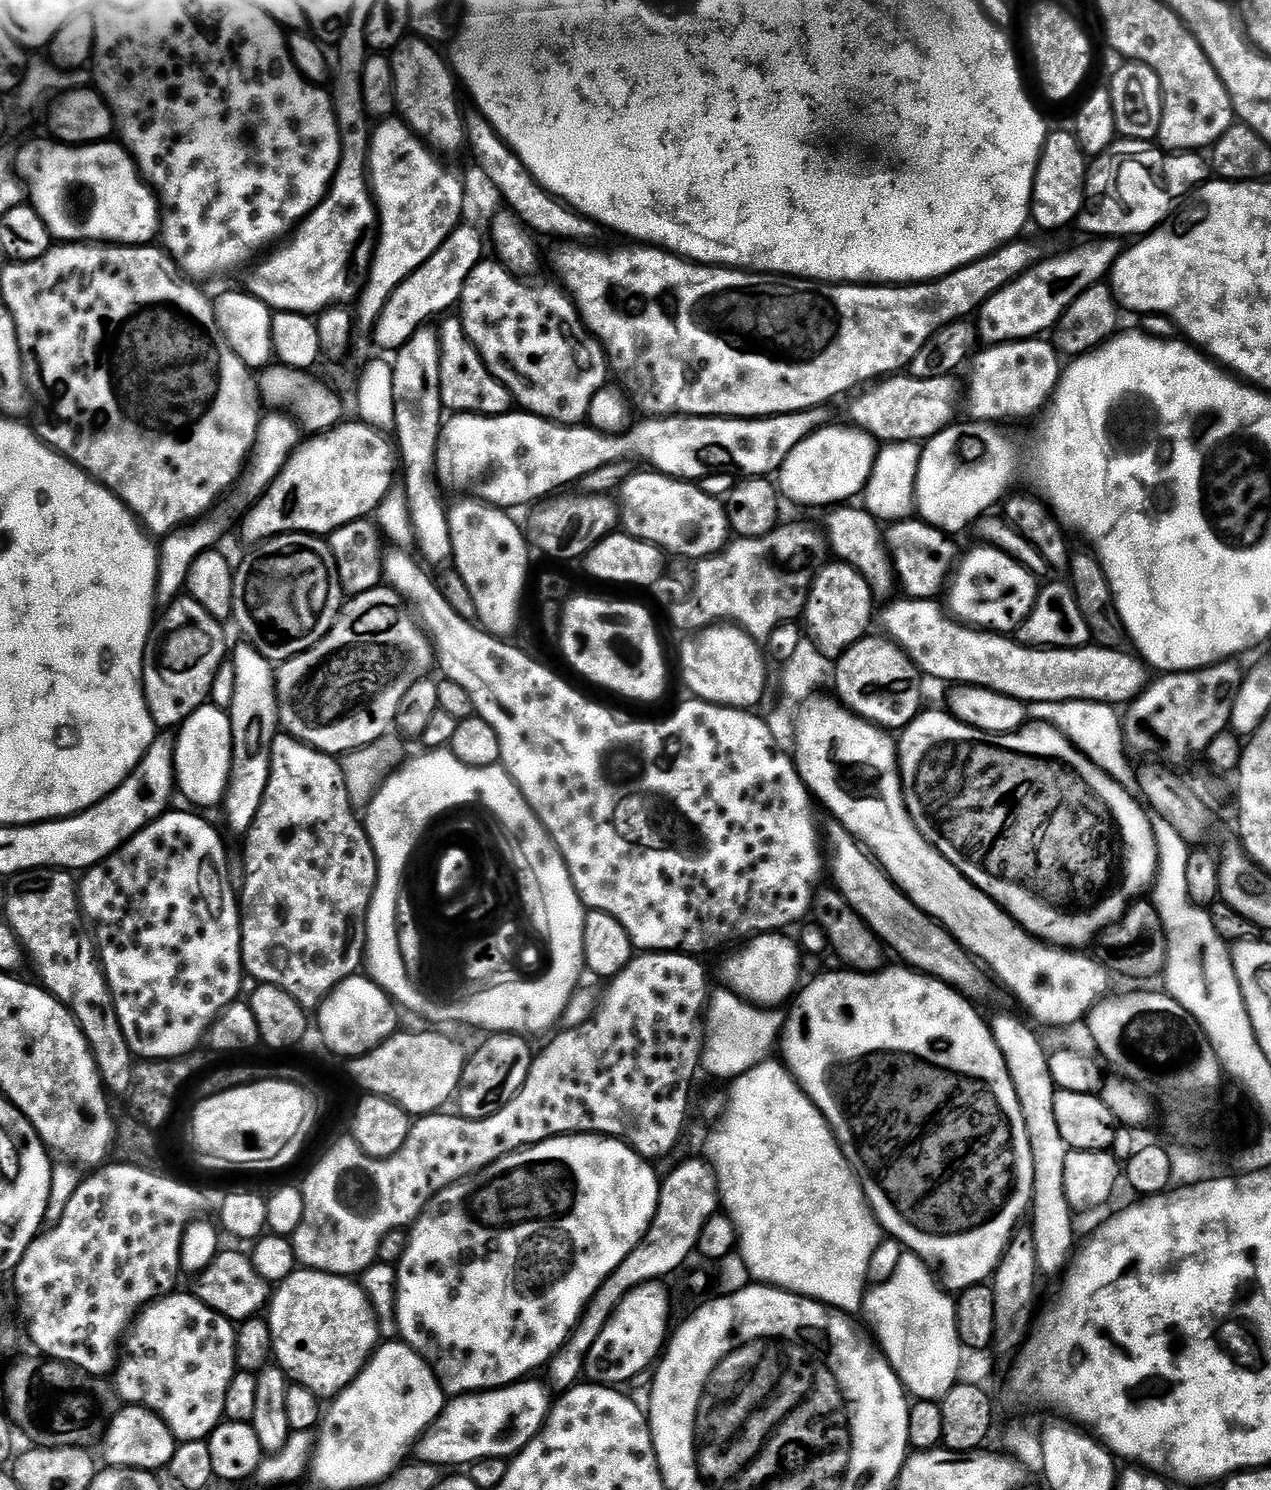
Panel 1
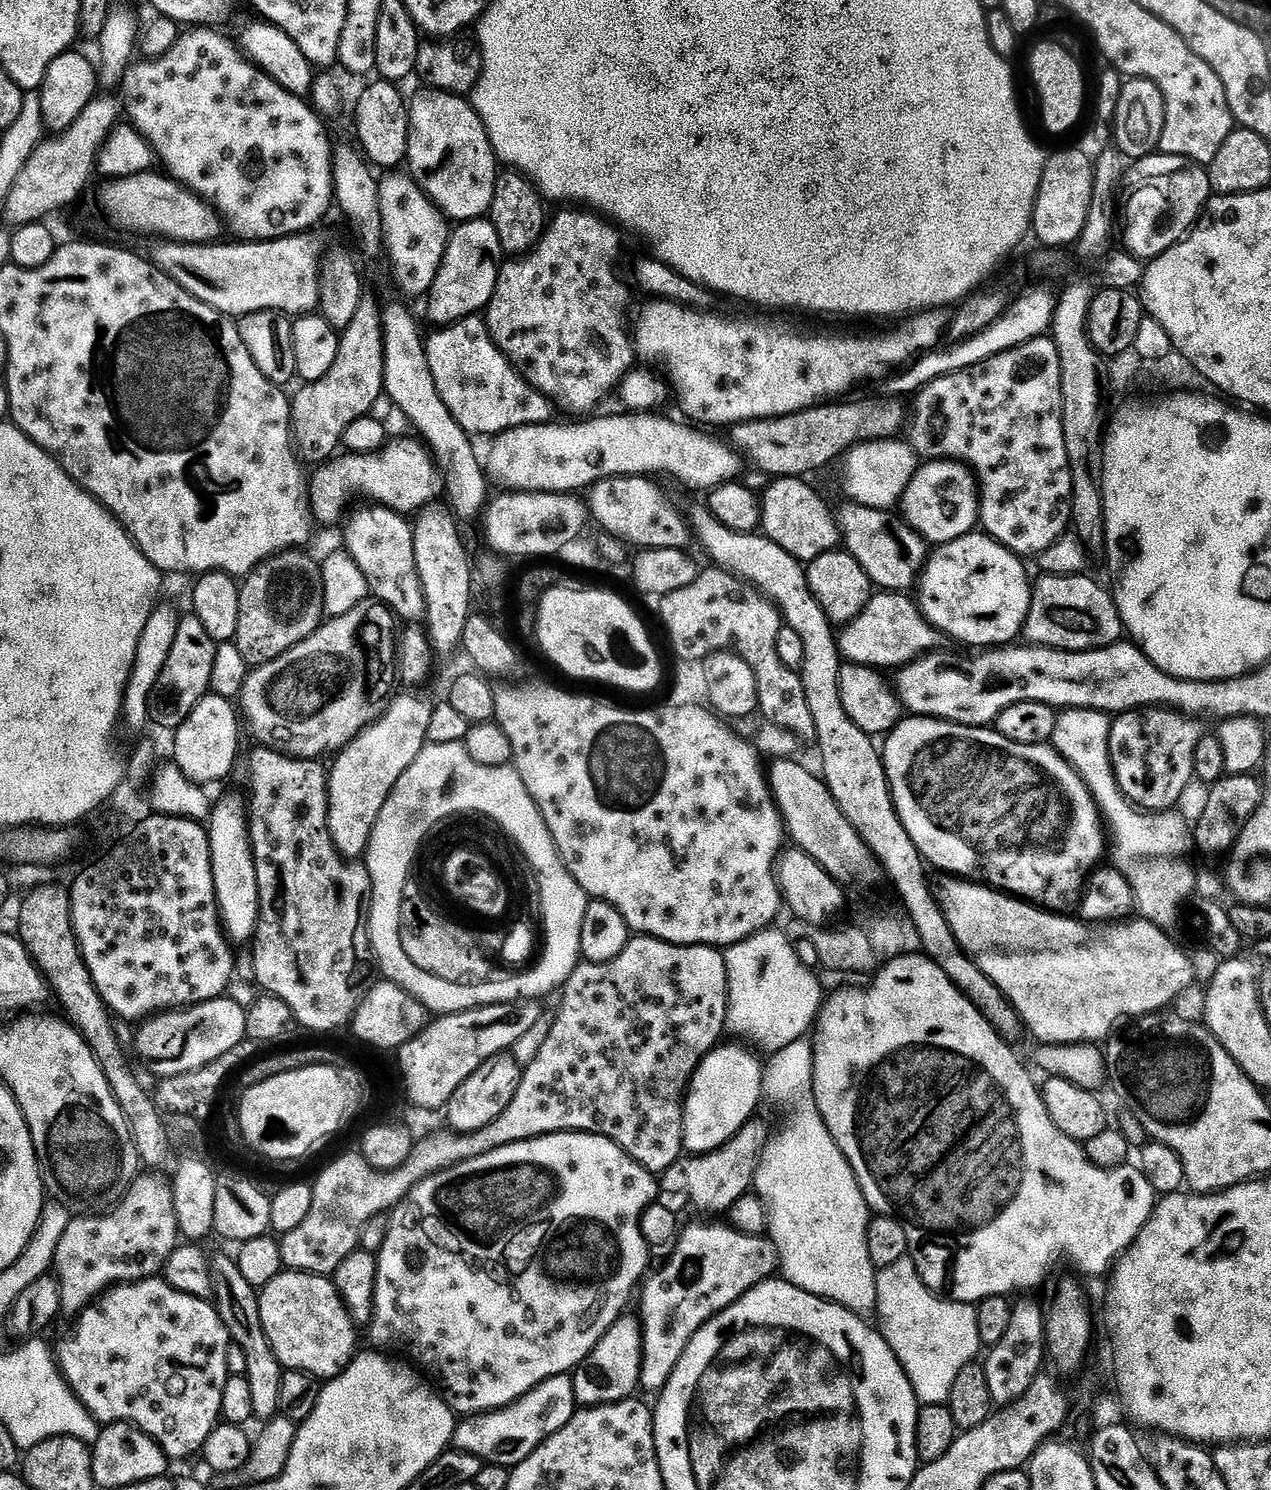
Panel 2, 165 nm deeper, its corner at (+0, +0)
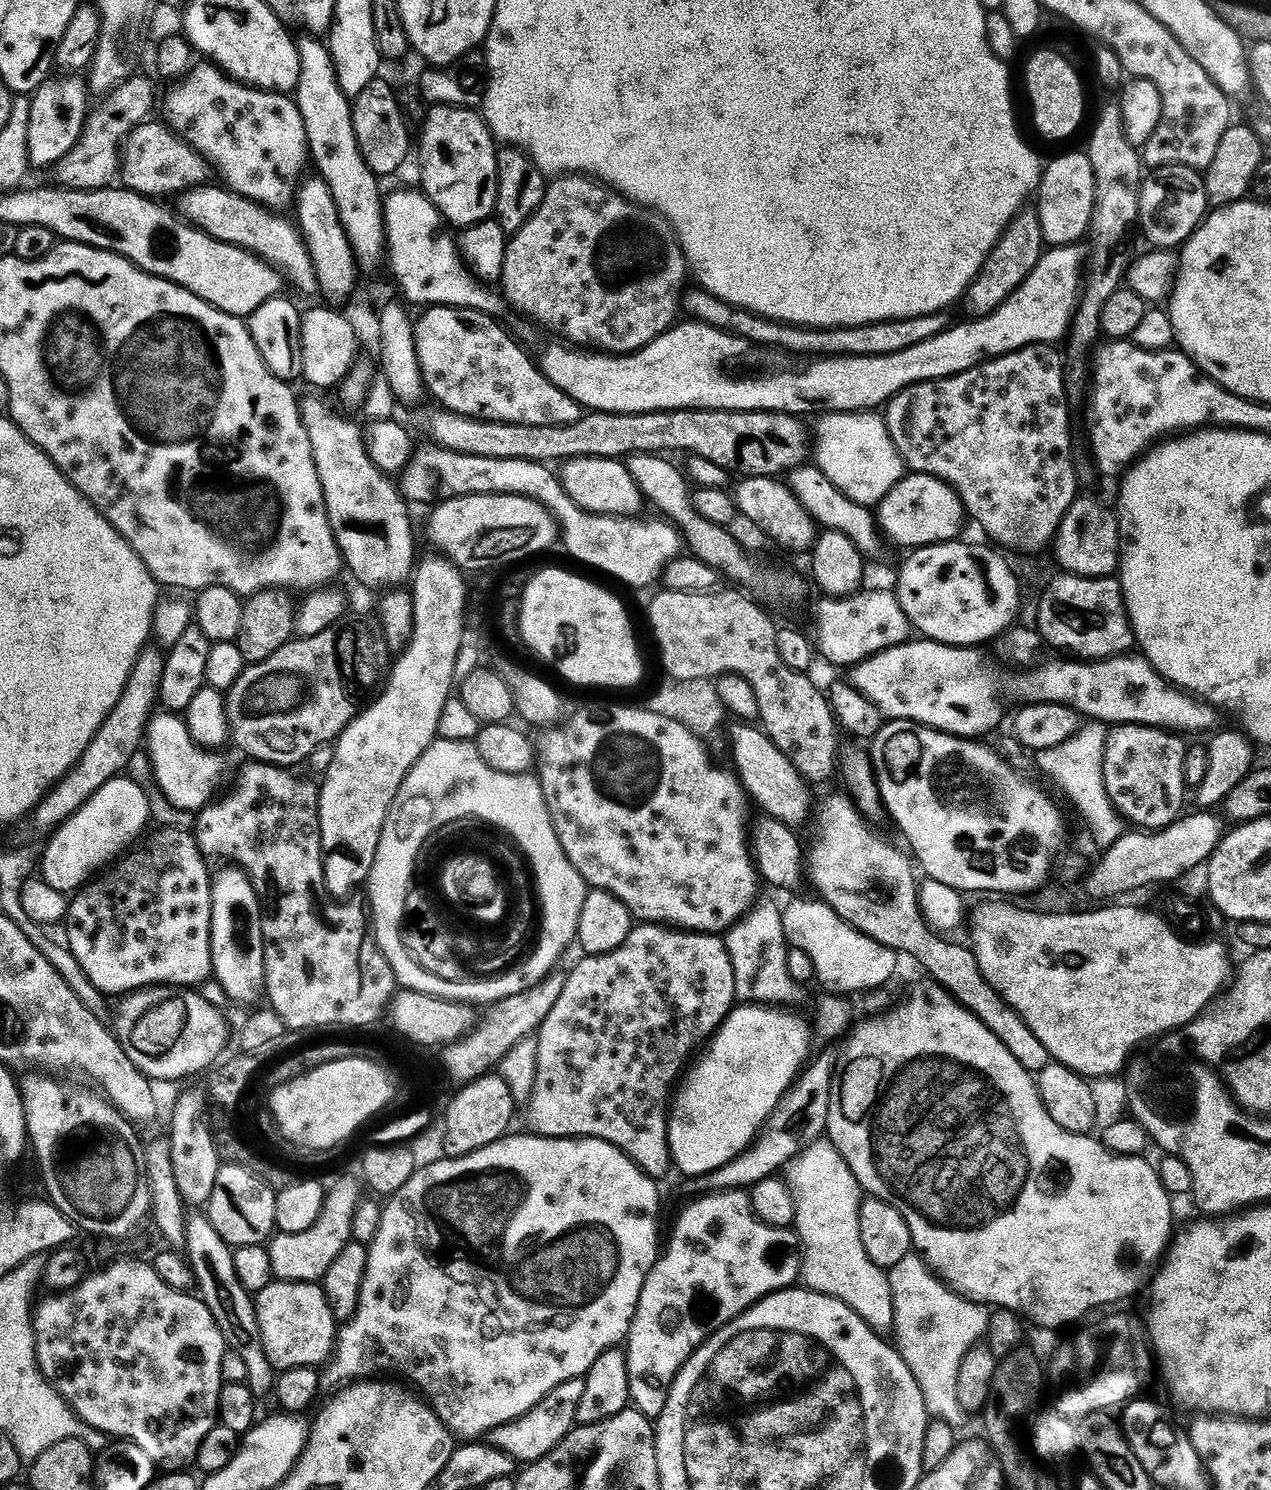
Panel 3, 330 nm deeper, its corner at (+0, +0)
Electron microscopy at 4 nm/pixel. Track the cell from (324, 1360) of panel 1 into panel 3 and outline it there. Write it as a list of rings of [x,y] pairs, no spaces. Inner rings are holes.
[[[273,1279],[266,1290],[255,1293],[254,1299],[262,1346],[273,1368],[280,1372],[291,1368],[316,1368],[333,1355],[338,1321],[319,1283],[296,1284],[293,1280]]]

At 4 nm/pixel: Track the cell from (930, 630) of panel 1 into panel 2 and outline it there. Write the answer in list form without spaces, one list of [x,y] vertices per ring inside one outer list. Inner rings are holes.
[[[880,590],[868,601],[868,605],[857,614],[855,620],[845,625],[839,633],[838,643],[841,657],[854,664],[867,664],[870,668],[899,669],[901,666],[920,659],[931,653],[936,644],[938,633],[923,612],[919,603],[908,594],[896,590]]]

